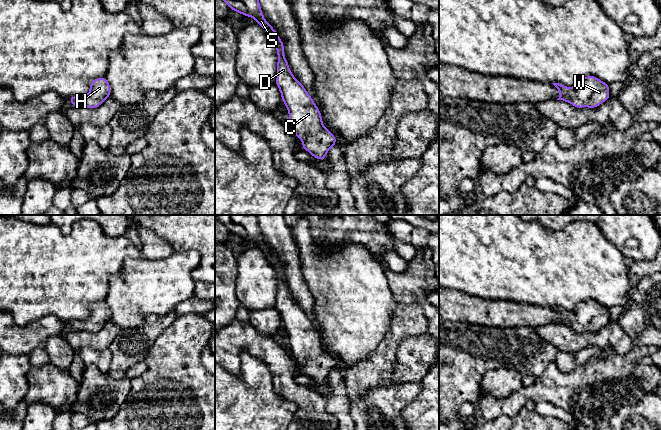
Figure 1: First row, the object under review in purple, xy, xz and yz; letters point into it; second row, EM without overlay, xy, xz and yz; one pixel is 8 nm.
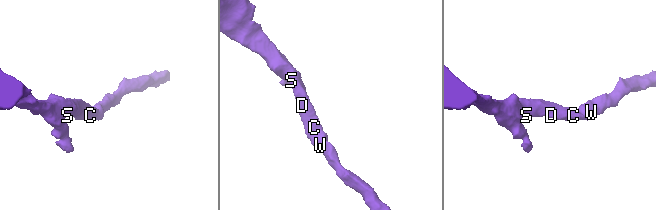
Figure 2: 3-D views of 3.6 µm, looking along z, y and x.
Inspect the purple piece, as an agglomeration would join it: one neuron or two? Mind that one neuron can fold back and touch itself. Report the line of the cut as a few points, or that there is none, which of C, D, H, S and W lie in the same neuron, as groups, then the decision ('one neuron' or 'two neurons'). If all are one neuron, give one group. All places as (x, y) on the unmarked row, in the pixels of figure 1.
no cut; C D H S W; one neuron

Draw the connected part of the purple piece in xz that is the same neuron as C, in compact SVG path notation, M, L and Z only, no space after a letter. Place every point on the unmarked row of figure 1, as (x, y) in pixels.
M216 215L217 219L234 236L255 243L263 251L277 274L277 302L282 326L286 329L294 360L302 363L301 371L317 384L326 384L326 378L337 366L336 361L322 346L320 333L305 311L296 303L284 280L284 267L264 242L257 215Z

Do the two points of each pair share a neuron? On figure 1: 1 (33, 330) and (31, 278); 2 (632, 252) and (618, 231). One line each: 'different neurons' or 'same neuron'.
1: different neurons
2: same neuron

